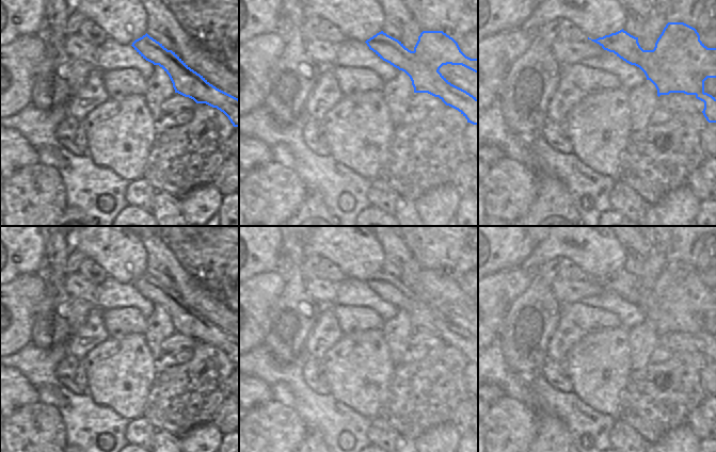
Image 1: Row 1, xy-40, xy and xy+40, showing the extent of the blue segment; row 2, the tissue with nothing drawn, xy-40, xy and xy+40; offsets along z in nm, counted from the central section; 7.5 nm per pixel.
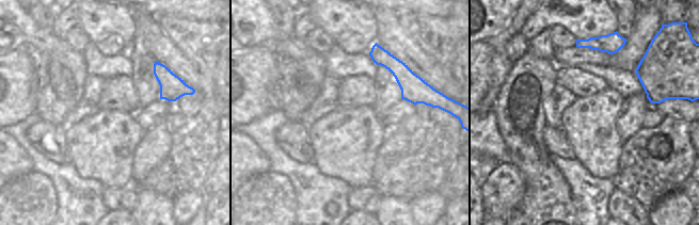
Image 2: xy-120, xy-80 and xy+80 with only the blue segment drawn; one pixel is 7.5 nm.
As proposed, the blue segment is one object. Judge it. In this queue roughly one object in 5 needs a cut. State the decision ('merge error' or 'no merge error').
merge error

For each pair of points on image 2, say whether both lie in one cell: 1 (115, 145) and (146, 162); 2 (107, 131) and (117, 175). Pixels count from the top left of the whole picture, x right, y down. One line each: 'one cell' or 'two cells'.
1: two cells
2: one cell

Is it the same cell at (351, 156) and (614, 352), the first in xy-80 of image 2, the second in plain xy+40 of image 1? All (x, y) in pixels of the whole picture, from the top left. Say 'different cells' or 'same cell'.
same cell

